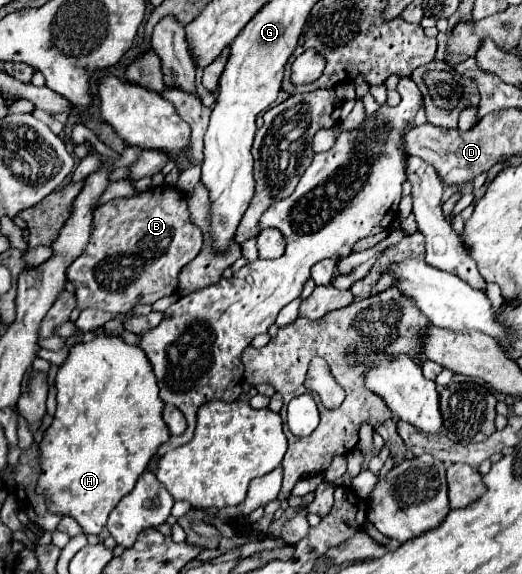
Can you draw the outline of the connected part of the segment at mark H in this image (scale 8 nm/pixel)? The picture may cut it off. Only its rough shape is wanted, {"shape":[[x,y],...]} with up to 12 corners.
{"shape":[[143,349],[57,371],[37,489],[97,535],[169,439]]}

